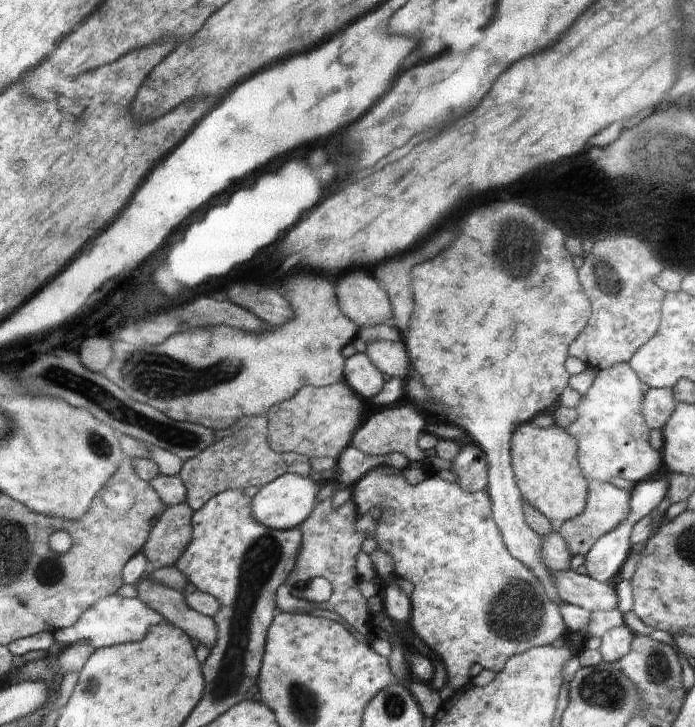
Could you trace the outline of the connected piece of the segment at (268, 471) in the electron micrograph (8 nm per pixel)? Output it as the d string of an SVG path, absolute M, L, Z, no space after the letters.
M244 416L238 424L216 431L216 442L183 462L182 470L178 476L186 487L186 502L192 510L198 510L209 502L214 496L228 488L246 490L252 486L265 486L271 480L277 479L286 473L308 476L310 462L306 455L296 452L277 452L269 444L269 424L266 416Z

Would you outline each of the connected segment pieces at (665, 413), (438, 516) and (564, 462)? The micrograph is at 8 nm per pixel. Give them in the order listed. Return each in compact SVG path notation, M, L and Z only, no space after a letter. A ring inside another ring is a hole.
M650 388L644 393L644 416L649 428L663 429L677 406L673 388Z
M389 467L373 468L355 481L350 500L356 504L360 518L374 508L380 510L376 524L364 526L363 531L368 538L376 540L377 548L393 558L396 578L414 584L409 623L425 645L440 656L447 674L446 686L450 684L456 690L471 683L476 667L500 672L514 655L530 648L557 644L567 635L564 617L546 594L545 586L531 569L509 552L493 518L493 503L486 491L466 492L456 483L429 476L428 472L434 470L428 467L425 467L427 477L412 486L406 482L404 471L394 472Z
M522 424L514 432L513 442L514 474L526 502L555 524L582 516L589 496L586 496L586 478L576 460L578 444L574 436L555 424L550 427Z

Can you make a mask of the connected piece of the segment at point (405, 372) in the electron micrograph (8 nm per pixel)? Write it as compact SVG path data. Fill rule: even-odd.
M376 340L367 346L365 354L382 374L390 378L397 377L404 382L411 372L412 360L403 340L396 342Z

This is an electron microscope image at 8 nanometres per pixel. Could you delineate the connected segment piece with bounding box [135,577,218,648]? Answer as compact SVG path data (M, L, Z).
M141 577L135 587L140 600L161 613L166 622L181 628L182 632L198 640L199 644L206 644L208 648L214 646L216 634L218 634L214 620L212 617L192 610L184 602L183 593L160 582L154 582L149 577Z

